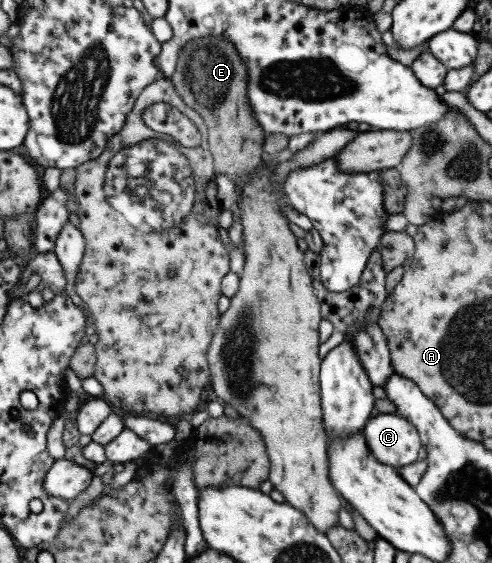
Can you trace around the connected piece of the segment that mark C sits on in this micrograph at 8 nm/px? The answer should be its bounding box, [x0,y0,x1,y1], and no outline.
[362,413,422,467]

